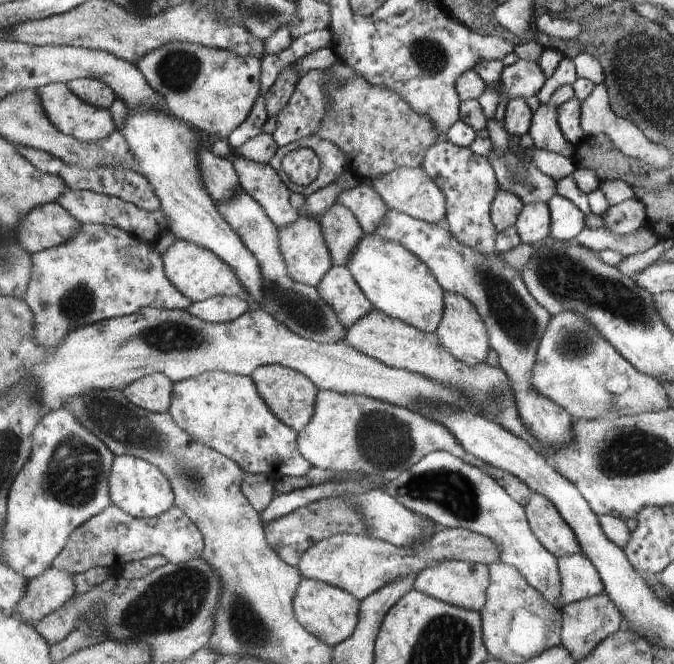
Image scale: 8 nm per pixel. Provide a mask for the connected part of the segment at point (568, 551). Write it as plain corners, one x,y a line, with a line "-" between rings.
533,491
525,508
531,528
551,555
558,559
584,554
574,531
543,494

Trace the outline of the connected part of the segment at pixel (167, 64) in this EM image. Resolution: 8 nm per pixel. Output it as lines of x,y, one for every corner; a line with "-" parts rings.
173,42
147,54
136,66
153,90
165,98
170,113
195,130
219,134
221,138
229,139
247,121
263,94
262,59
241,57
227,50

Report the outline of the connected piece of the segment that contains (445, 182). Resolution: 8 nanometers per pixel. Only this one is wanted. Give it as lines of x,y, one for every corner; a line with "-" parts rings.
447,140
435,142
427,148
422,167
447,196
447,229
465,246
471,246
481,254
496,252
498,228
492,220
492,206
495,198
498,198
499,184
488,158
474,154
470,147
459,147

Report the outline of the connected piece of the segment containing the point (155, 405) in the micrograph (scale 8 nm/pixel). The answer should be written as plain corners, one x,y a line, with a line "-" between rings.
155,373
137,380
122,392
136,406
149,410
151,413
170,412
174,398
175,383
165,374

